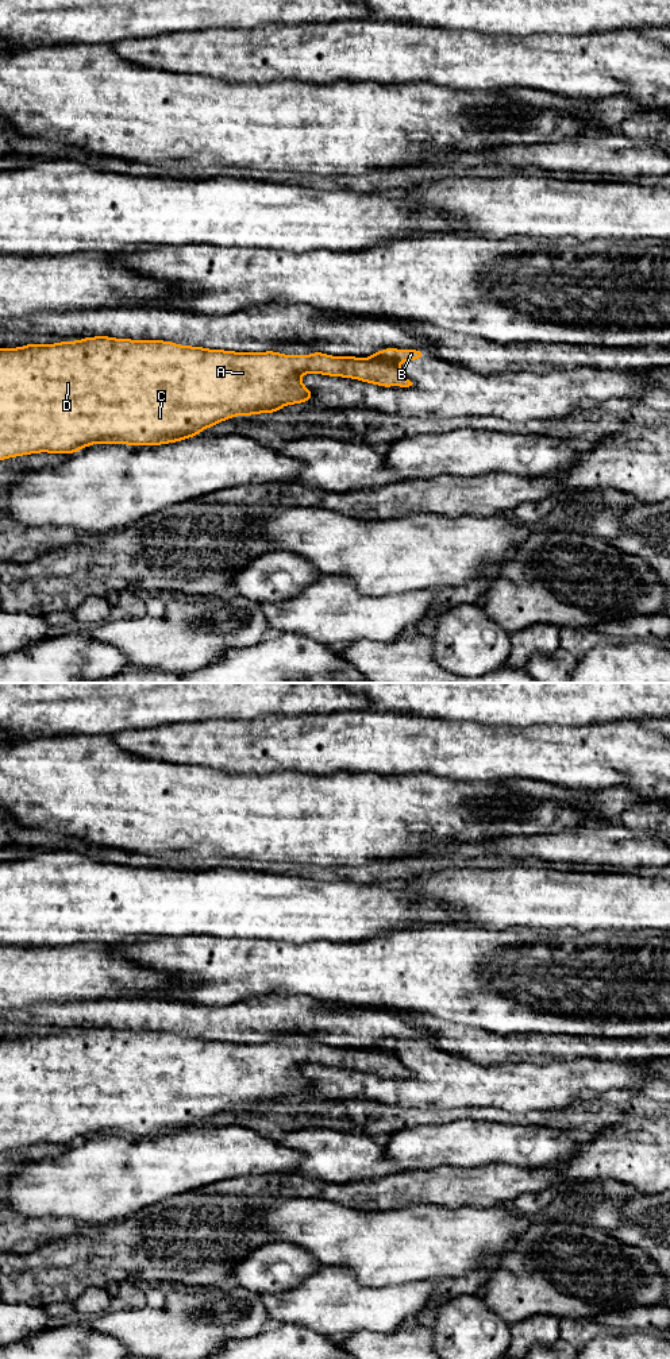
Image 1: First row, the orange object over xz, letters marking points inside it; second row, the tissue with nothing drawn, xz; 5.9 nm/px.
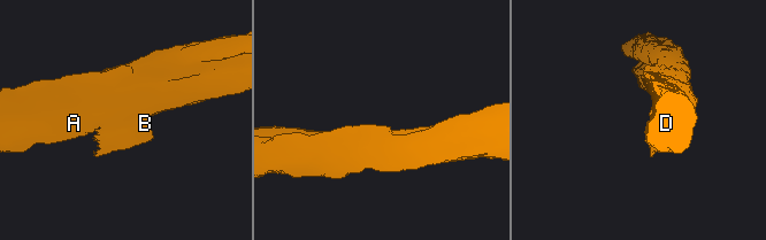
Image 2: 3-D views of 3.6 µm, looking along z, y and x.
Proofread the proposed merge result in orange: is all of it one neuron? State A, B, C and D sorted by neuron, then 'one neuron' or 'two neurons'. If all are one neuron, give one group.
A C D / B; two neurons

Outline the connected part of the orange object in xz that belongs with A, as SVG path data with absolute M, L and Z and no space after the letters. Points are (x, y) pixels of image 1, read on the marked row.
M111 336L82 337L76 341L59 341L54 344L28 343L16 348L0 348L0 460L32 455L32 453L68 453L86 448L92 444L126 444L126 445L162 445L182 441L193 436L200 436L203 429L215 426L236 416L254 416L262 413L277 413L286 405L296 405L311 401L312 390L301 382L301 374L320 374L328 377L340 377L362 381L382 387L409 387L413 383L403 374L398 366L370 358L357 356L332 356L324 352L313 351L311 355L286 355L274 351L265 352L236 352L227 350L211 350L195 345L180 345L166 340L132 340L116 339Z

